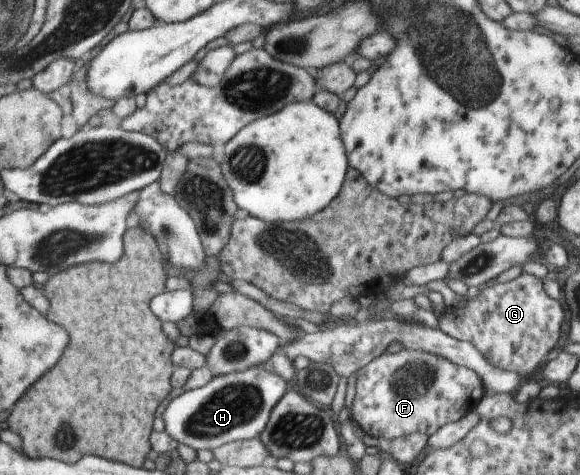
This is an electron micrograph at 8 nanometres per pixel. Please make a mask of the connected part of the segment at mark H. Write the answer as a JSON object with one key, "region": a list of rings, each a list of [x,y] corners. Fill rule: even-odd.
{"region":[[[253,366],[244,372],[235,372],[224,376],[214,376],[206,386],[185,392],[173,399],[162,416],[165,431],[176,442],[196,450],[216,450],[222,445],[239,440],[259,438],[266,428],[269,416],[280,399],[288,392],[287,382],[273,372],[268,372],[263,366]]]}

